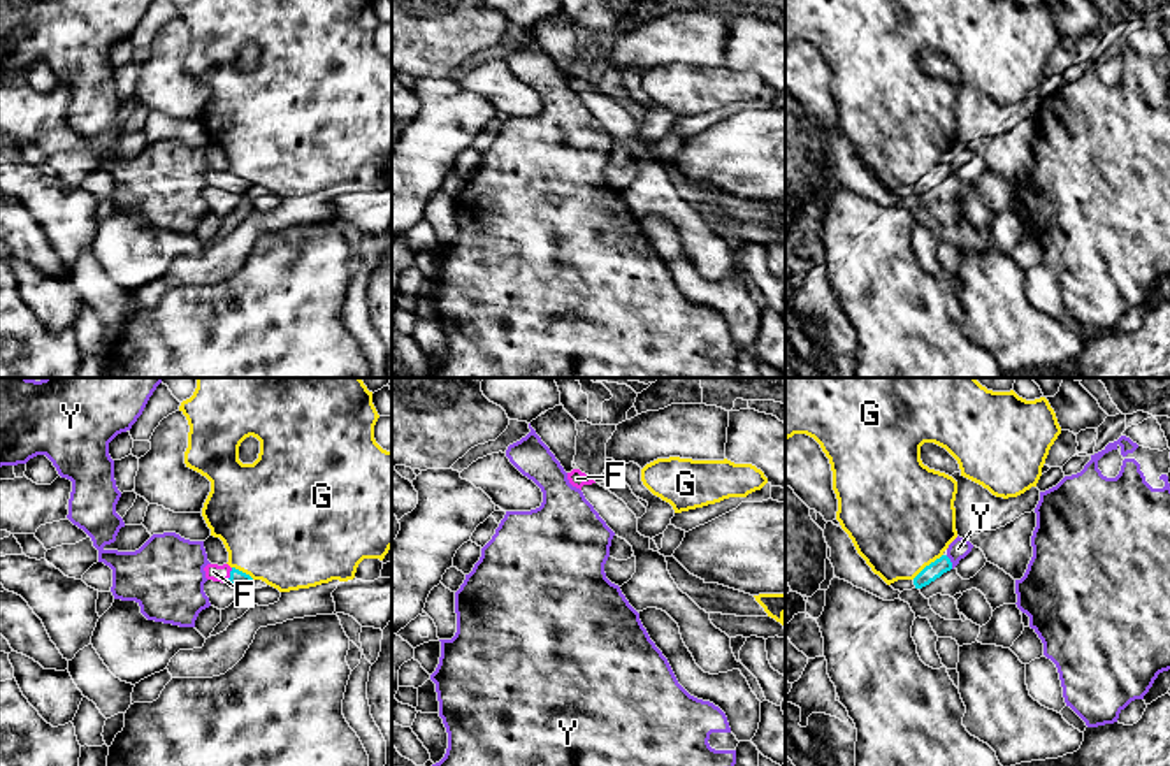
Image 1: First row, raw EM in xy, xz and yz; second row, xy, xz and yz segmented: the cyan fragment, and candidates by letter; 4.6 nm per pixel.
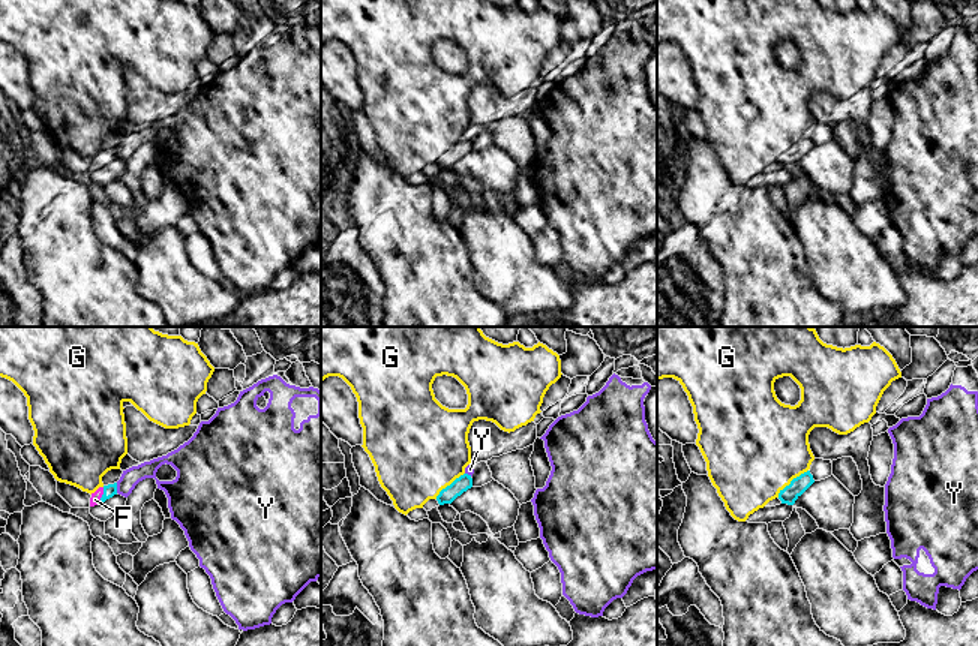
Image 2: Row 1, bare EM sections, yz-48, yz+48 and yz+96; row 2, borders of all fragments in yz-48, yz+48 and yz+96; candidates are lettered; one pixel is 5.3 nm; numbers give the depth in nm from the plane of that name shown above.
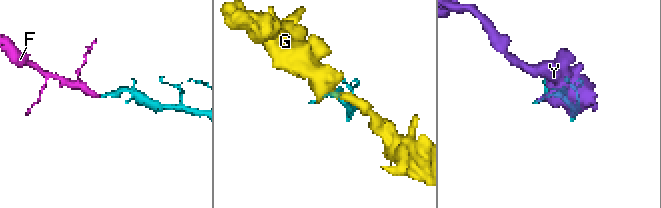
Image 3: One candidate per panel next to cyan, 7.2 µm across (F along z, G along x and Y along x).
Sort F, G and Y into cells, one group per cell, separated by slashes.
F / G / Y

